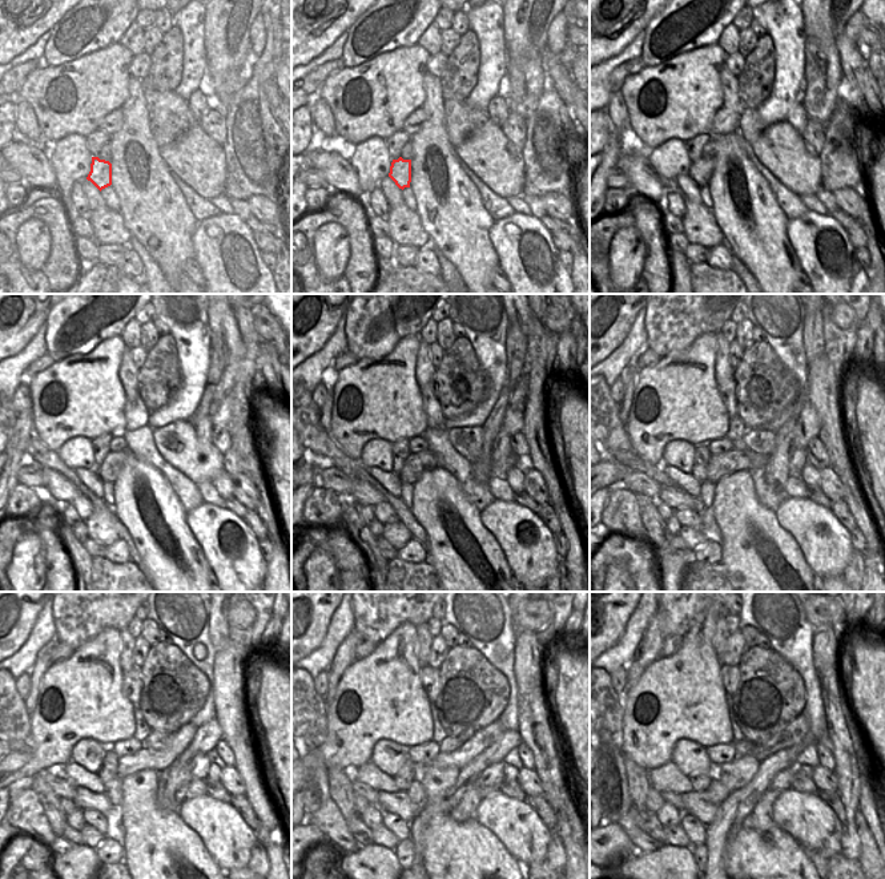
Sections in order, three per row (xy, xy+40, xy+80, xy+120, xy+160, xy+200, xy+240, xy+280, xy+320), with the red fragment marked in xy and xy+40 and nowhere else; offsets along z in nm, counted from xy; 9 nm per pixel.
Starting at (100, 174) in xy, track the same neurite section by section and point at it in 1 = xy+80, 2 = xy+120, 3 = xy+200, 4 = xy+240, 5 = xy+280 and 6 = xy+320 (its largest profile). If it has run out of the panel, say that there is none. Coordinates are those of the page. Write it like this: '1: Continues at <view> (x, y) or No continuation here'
1: Continues at xy+80 (700, 172)
2: Continues at xy+120 (109, 470)
3: Continues at xy+200 (723, 464)
4: Continues at xy+240 (145, 758)
5: Continues at xy+280 (483, 738)
6: Continues at xy+320 (799, 728).

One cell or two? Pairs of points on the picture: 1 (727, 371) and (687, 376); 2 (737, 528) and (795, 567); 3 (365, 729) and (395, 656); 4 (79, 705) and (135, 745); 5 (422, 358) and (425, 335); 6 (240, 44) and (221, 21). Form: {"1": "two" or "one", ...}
{"1": "two", "2": "one", "3": "one", "4": "two", "5": "two", "6": "one"}

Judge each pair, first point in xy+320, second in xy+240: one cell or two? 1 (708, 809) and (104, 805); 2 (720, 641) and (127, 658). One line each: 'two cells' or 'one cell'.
1: one cell
2: one cell

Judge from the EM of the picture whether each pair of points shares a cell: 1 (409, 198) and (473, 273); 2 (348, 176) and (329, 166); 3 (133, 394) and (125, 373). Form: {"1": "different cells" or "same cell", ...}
{"1": "different cells", "2": "same cell", "3": "same cell"}

